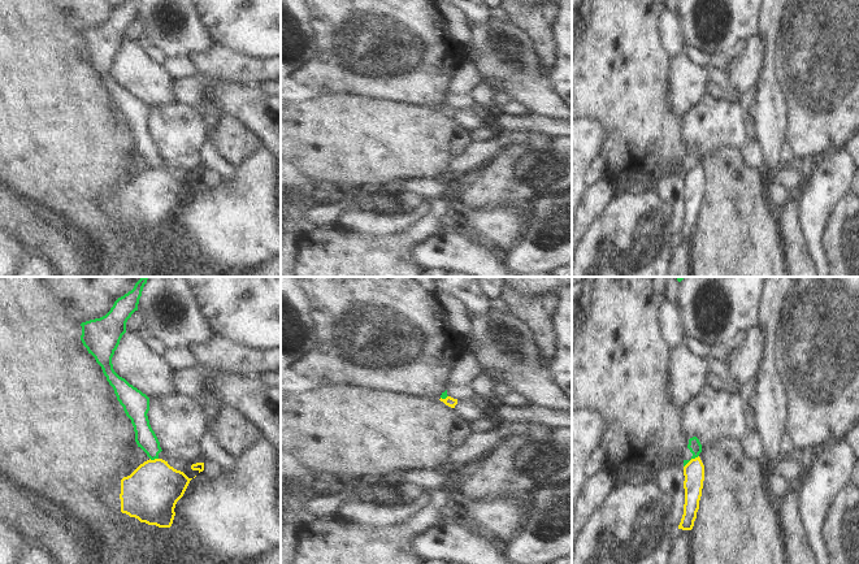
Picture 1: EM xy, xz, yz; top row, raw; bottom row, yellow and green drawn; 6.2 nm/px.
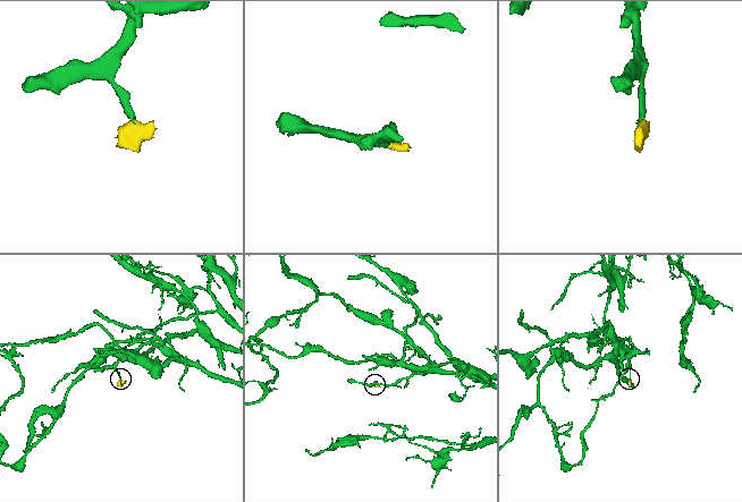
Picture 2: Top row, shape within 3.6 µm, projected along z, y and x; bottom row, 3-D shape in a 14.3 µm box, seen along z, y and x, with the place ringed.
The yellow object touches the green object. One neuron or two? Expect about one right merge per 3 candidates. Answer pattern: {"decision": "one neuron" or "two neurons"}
{"decision": "two neurons"}

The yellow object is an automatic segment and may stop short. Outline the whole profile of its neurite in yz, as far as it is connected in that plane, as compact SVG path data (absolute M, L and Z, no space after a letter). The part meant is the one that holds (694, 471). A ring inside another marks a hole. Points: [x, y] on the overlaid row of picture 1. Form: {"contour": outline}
{"contour": "M700 457L691 459L684 467L684 489L685 489L685 504L684 515L678 529L691 530L699 509L699 500L702 496L703 481L704 481L704 465Z"}

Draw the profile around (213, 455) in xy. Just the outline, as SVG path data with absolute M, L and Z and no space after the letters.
M204 390L199 396L205 408L205 431L200 441L204 464L221 472L231 472L235 468L235 461L216 441L211 430L211 422L218 417L224 400L213 391Z

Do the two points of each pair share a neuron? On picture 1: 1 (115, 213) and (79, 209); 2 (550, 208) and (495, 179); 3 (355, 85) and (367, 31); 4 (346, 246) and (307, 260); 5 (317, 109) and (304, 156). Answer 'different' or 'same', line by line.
1: different
2: different
3: same
4: same
5: same

